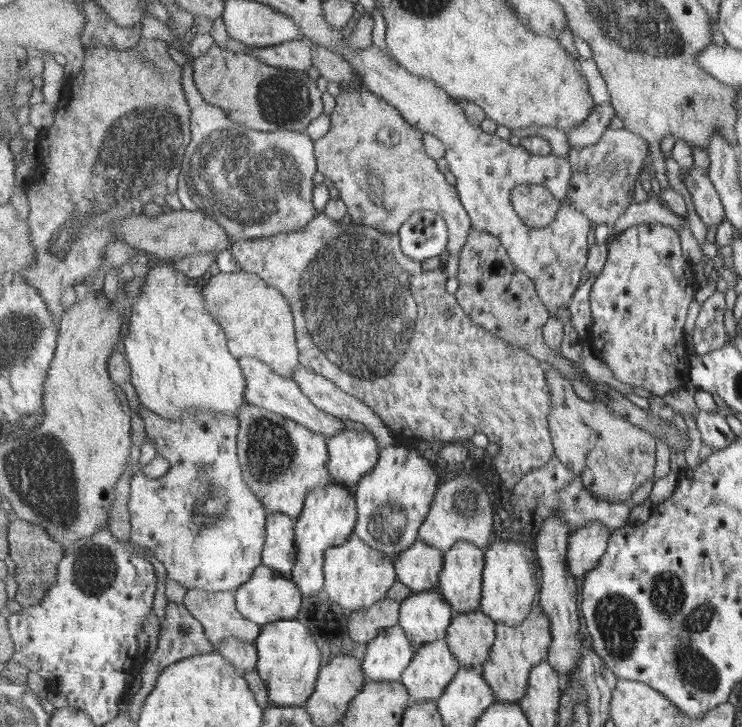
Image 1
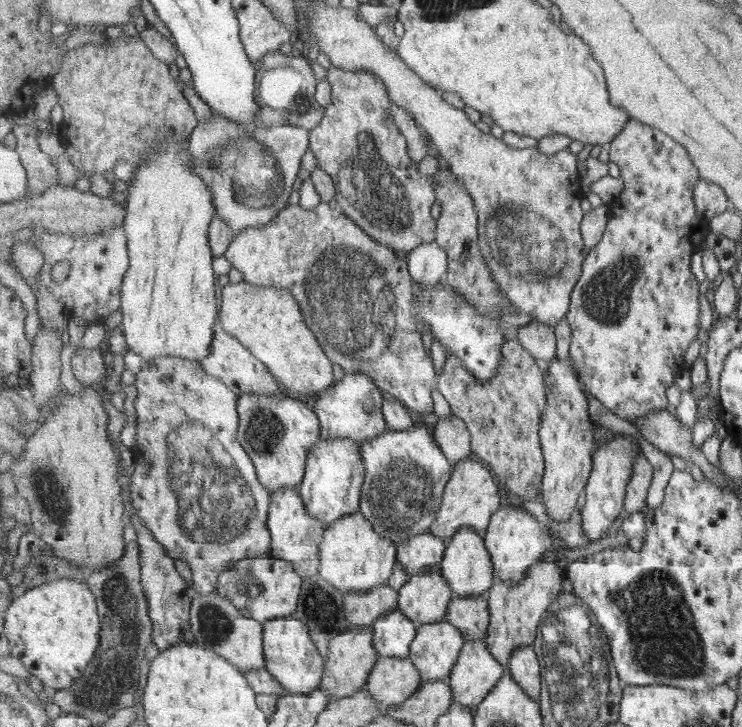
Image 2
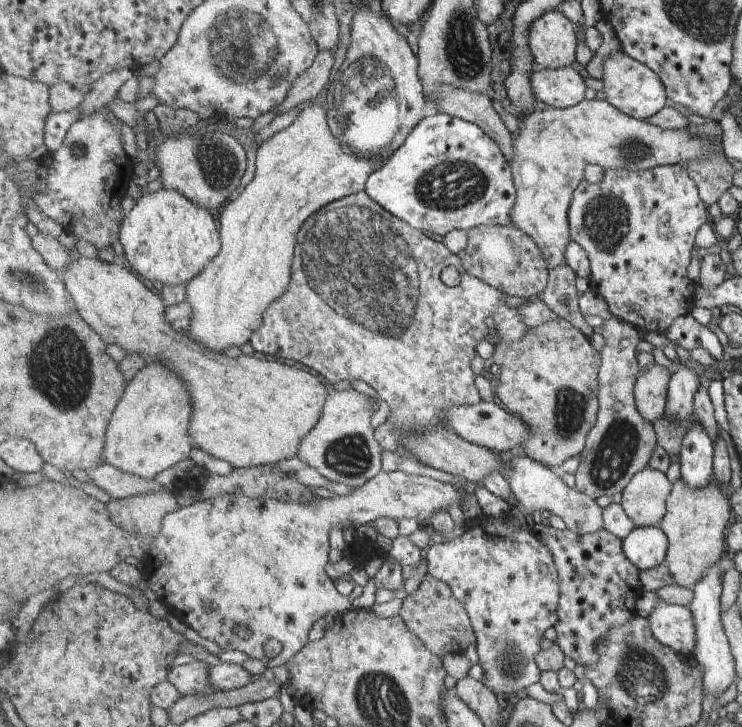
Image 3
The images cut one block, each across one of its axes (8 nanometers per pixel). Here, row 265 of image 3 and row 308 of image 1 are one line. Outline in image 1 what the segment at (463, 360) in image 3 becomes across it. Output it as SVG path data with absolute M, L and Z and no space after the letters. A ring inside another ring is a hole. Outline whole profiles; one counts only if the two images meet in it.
M317 212L315 219L299 231L280 233L265 240L236 241L232 245L231 251L243 271L257 274L266 281L269 287L277 288L288 298L296 318L296 340L300 350L300 364L322 374L325 378L330 378L339 388L367 403L399 437L416 436L422 440L422 445L425 443L436 445L441 441L471 440L471 436L480 432L485 433L489 442L500 446L499 452L493 457L493 464L504 486L512 493L512 489L523 480L525 474L531 473L531 470L535 470L535 468L543 468L556 455L549 425L549 416L552 415L553 409L553 392L549 388L547 371L539 366L540 360L527 350L511 345L503 337L497 337L494 332L473 321L459 305L456 295L449 294L445 290L449 276L446 270L446 262L451 254L449 248L439 256L440 266L431 272L425 272L421 268L421 261L414 261L404 252L398 233L385 232L366 224L357 224L355 219L357 218L349 213L341 220L335 220L327 216L325 212ZM447 312L453 312L454 316L449 318ZM469 412L473 412L473 414L469 414ZM469 418L471 418L471 422L469 422Z

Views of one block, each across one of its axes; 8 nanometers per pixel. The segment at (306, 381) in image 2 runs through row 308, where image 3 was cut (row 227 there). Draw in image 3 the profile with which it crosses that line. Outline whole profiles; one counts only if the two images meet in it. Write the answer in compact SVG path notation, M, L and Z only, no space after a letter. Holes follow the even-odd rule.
M314 103L305 108L288 128L265 140L256 152L256 171L245 191L221 211L221 253L201 274L187 285L187 300L193 306L193 320L189 336L213 352L225 352L231 346L243 346L261 328L269 306L282 298L292 278L294 249L297 234L305 222L330 203L366 191L369 178L379 170L375 158L353 155L342 140L333 136L326 107Z

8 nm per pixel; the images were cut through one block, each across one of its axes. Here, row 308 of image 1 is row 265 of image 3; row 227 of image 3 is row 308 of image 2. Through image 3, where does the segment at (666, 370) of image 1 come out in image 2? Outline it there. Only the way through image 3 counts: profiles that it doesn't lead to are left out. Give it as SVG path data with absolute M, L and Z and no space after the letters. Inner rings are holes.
M629 120L625 124L624 130L616 136L613 142L610 142L610 158L611 162L617 164L620 169L620 176L625 182L625 191L623 191L623 195L613 200L612 204L609 205L608 227L604 238L601 239L597 247L590 249L584 262L584 272L574 289L572 307L566 317L572 329L569 358L577 366L580 379L586 390L612 414L637 426L640 419L647 417L650 413L665 411L670 405L667 391L675 383L677 374L687 366L685 352L697 340L697 334L701 330L702 307L700 299L703 292L699 292L699 290L704 290L704 288L699 288L699 282L693 274L693 256L697 256L697 252L703 250L705 238L709 236L711 227L710 222L705 222L705 217L697 215L695 186L702 176L692 157L689 156L688 149L680 141L676 141L673 137L665 134L660 128L655 128L641 121Z

